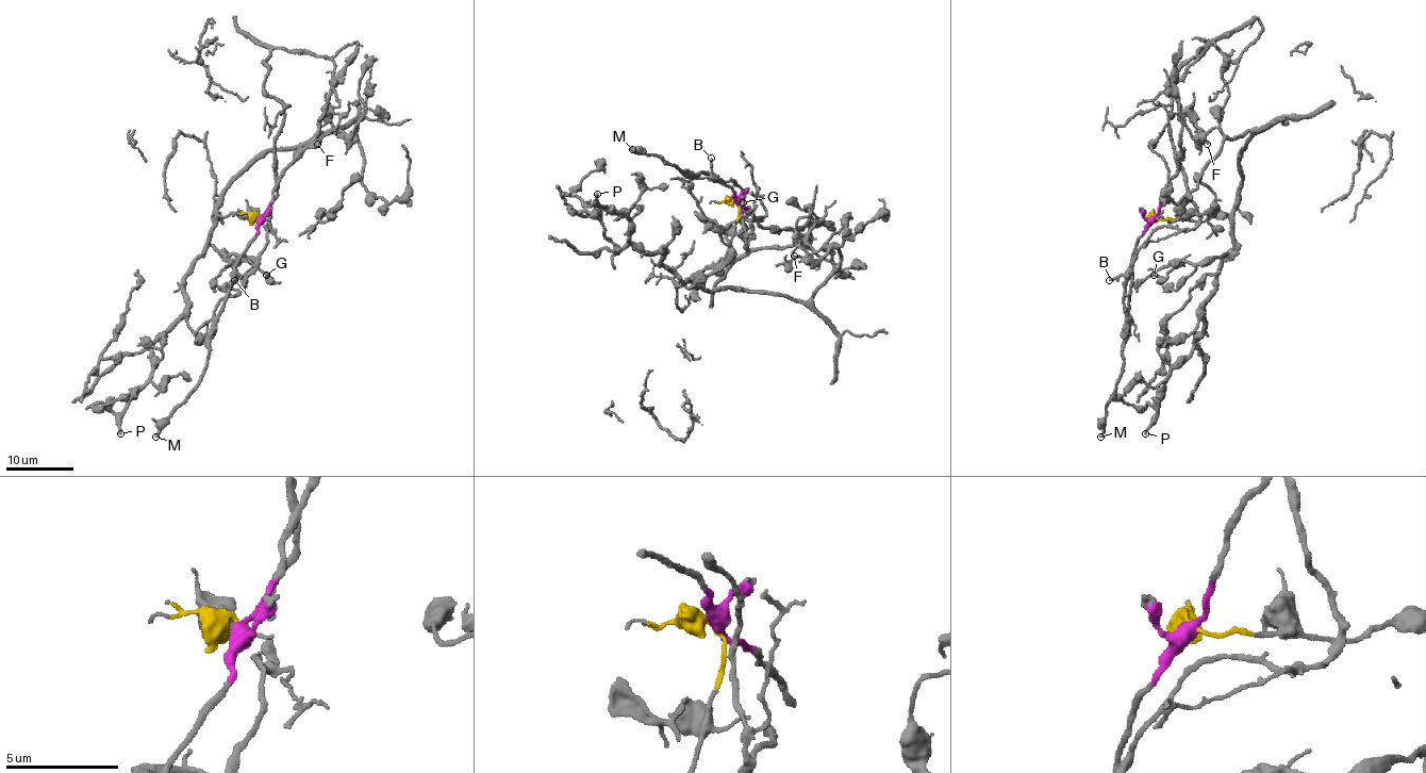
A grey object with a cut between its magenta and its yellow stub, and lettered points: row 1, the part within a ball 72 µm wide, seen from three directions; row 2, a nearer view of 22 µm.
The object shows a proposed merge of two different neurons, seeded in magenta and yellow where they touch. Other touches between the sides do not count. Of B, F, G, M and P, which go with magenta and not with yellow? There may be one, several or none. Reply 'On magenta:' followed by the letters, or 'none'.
On magenta: B, M

